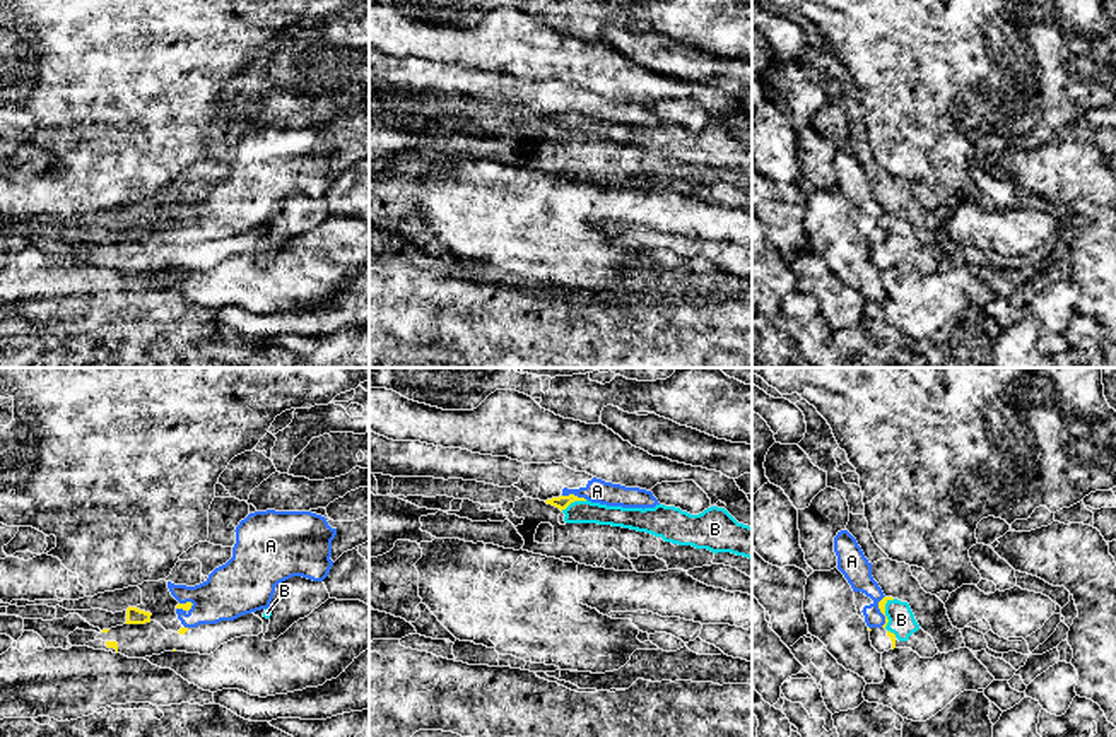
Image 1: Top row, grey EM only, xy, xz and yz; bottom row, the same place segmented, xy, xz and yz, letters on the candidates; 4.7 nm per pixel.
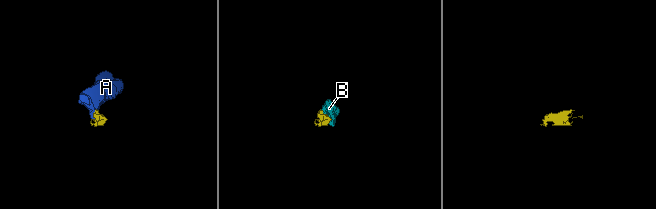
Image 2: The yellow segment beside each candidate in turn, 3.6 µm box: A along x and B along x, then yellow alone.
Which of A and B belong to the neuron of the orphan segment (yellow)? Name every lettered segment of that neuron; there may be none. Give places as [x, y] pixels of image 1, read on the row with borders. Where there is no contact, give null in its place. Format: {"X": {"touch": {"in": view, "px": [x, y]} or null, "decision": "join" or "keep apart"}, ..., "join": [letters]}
{"A": {"touch": {"in": "xz", "px": [573, 495]}, "decision": "keep apart"}, "B": {"touch": {"in": "xz", "px": [573, 501]}, "decision": "join"}, "join": ["B"]}

